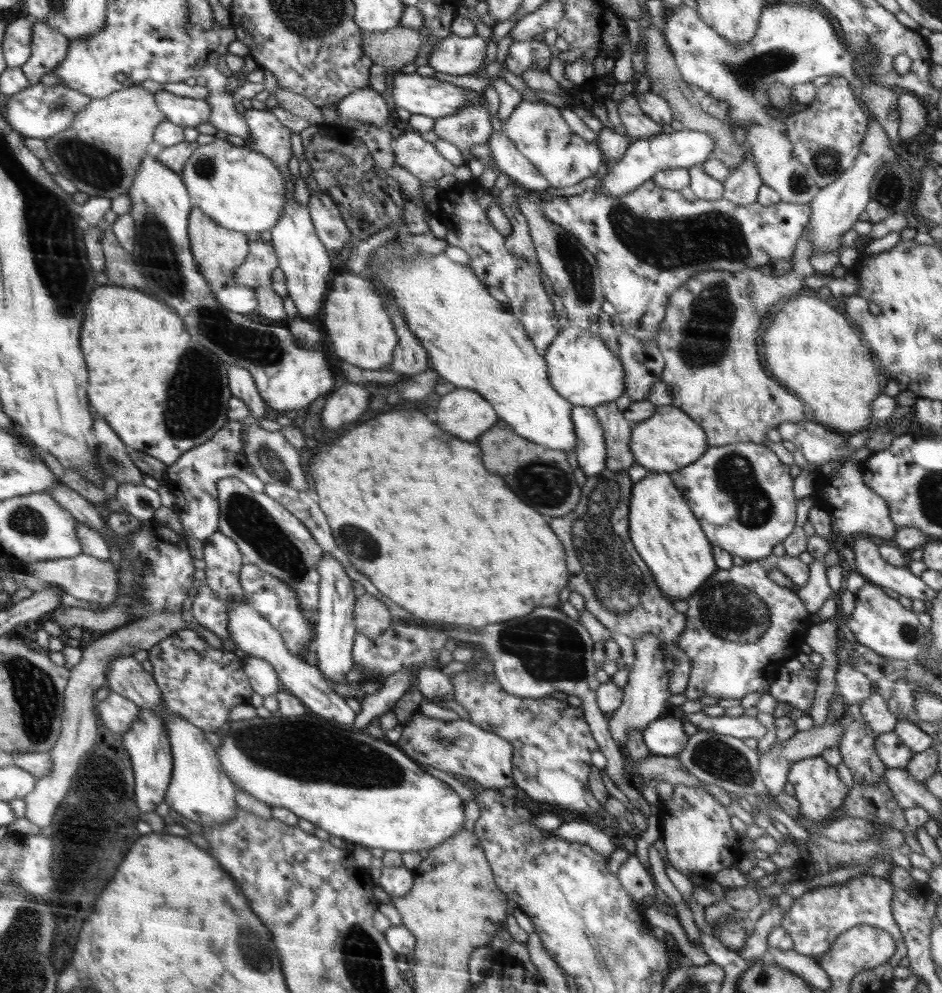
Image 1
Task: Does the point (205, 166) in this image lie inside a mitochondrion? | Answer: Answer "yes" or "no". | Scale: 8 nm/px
yes

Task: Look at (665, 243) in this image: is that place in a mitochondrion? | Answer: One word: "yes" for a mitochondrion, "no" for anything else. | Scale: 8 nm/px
yes

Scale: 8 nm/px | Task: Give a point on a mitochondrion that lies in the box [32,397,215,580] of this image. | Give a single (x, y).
(112, 461)

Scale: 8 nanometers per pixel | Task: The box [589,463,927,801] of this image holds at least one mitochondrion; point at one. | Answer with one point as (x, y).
(730, 610)

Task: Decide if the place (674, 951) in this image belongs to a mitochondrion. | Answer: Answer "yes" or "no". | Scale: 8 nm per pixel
no

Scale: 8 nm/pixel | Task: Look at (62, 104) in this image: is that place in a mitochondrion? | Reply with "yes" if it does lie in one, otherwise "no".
yes

